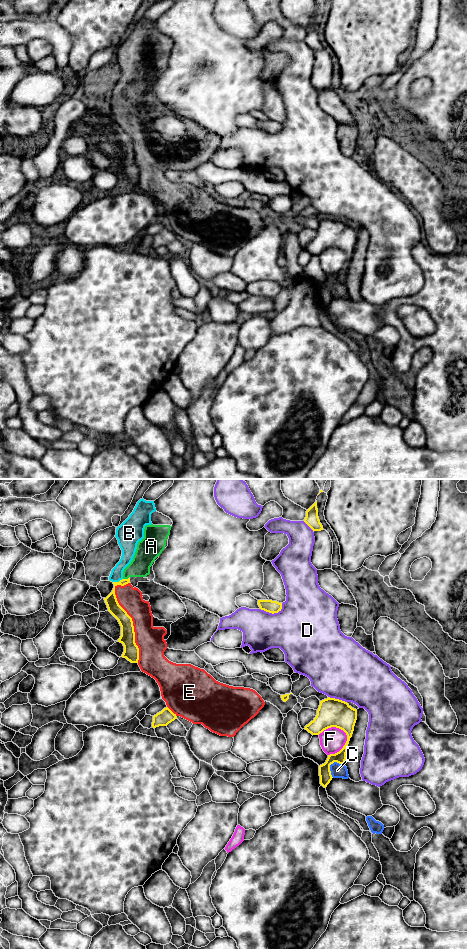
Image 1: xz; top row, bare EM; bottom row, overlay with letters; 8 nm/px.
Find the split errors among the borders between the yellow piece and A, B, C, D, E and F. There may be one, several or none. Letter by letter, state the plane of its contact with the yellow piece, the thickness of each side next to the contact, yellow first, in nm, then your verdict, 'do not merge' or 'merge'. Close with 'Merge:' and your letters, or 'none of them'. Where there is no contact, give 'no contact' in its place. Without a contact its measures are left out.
A: contact in xz; calibres 100 and 170 nm; do not merge
B: contact in xz; calibres 100 and 100 nm; do not merge
C: contact in xz; calibres 100 and 110 nm; do not merge
D: contact in xz; calibres 100 and 440 nm; do not merge
E: contact in xz; calibres 130 and 220 nm; do not merge
F: contact in xz; calibres 220 and 200 nm; do not merge
Merge: none of them

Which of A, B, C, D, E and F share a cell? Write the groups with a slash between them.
A B C E / D / F

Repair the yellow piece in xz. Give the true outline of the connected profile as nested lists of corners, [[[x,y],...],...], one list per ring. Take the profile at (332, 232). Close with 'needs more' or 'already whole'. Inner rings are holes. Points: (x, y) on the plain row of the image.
[[[328,217],[320,221],[316,237],[304,248],[312,255],[319,255],[328,248],[336,247],[343,250],[347,255],[347,261],[343,268],[335,274],[328,275],[326,282],[319,286],[320,304],[324,308],[333,298],[330,285],[334,282],[345,283],[348,264],[352,257],[356,240],[356,229],[345,221]]]; already whole

